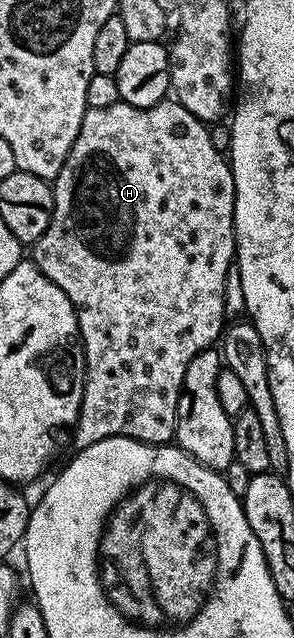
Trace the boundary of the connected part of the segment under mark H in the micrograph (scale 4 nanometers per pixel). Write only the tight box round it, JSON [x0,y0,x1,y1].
[30,99,236,450]

